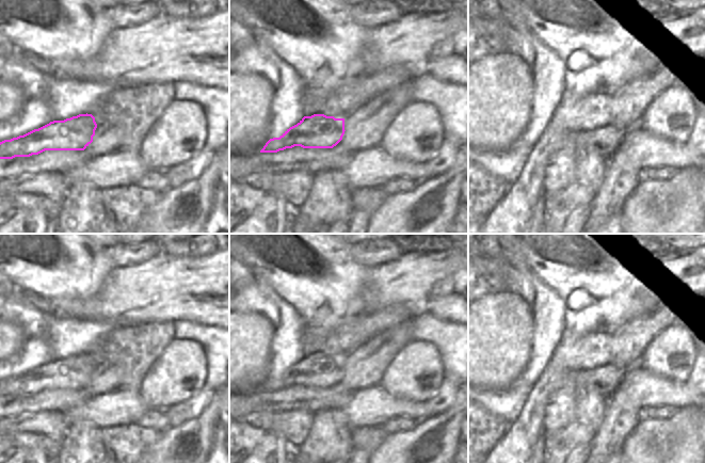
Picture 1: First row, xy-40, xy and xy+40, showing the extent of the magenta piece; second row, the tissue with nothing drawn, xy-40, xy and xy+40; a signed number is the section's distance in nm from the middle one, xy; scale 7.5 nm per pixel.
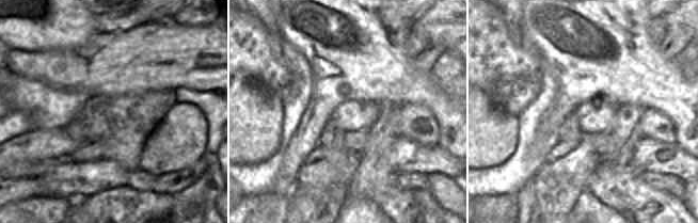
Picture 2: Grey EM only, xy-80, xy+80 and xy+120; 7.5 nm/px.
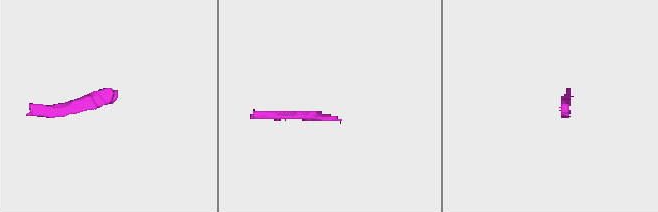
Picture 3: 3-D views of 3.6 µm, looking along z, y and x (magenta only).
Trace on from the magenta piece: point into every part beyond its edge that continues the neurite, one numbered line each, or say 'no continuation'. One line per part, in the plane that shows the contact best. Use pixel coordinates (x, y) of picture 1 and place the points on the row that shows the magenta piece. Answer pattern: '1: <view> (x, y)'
1: xy (345, 113)

